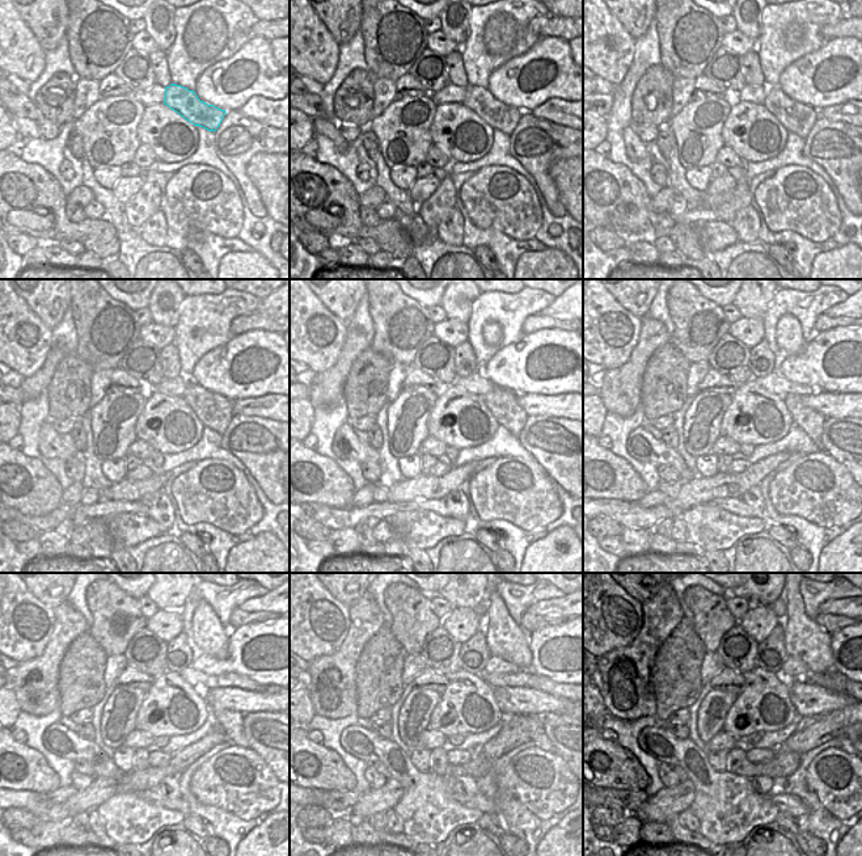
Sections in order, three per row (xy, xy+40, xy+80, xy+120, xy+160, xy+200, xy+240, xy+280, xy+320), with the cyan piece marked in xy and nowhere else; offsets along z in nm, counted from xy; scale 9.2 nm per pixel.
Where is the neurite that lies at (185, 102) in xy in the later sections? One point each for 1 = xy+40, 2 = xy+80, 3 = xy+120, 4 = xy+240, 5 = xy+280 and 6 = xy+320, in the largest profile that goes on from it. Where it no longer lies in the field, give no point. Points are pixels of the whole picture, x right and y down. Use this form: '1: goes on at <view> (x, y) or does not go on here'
1: goes on at xy+40 (494, 113)
2: goes on at xy+80 (795, 117)
3: goes on at xy+120 (214, 410)
4: goes on at xy+240 (231, 721)
5: goes on at xy+280 (543, 742)
6: goes on at xy+320 (845, 745)

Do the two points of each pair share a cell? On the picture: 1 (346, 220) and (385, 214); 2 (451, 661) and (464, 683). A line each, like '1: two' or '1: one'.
1: two
2: two

